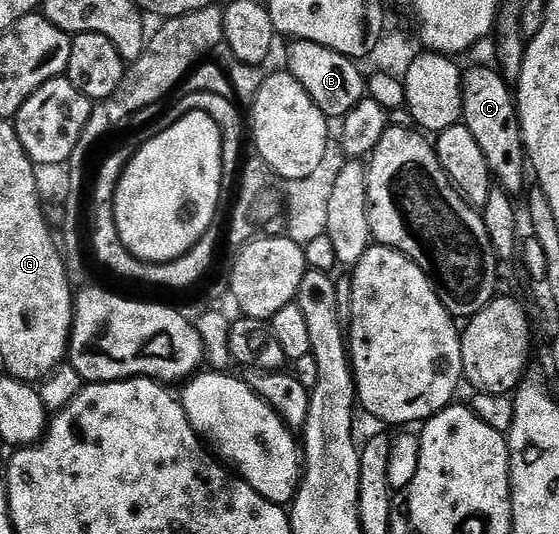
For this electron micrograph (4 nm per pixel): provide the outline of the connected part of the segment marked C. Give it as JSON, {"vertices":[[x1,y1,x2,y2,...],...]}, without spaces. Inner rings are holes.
{"vertices":[[474,67,463,74,462,122,480,144,497,186,511,196,518,197,528,187,528,152,522,143,522,123,518,120,518,105,511,84,491,67]]}

